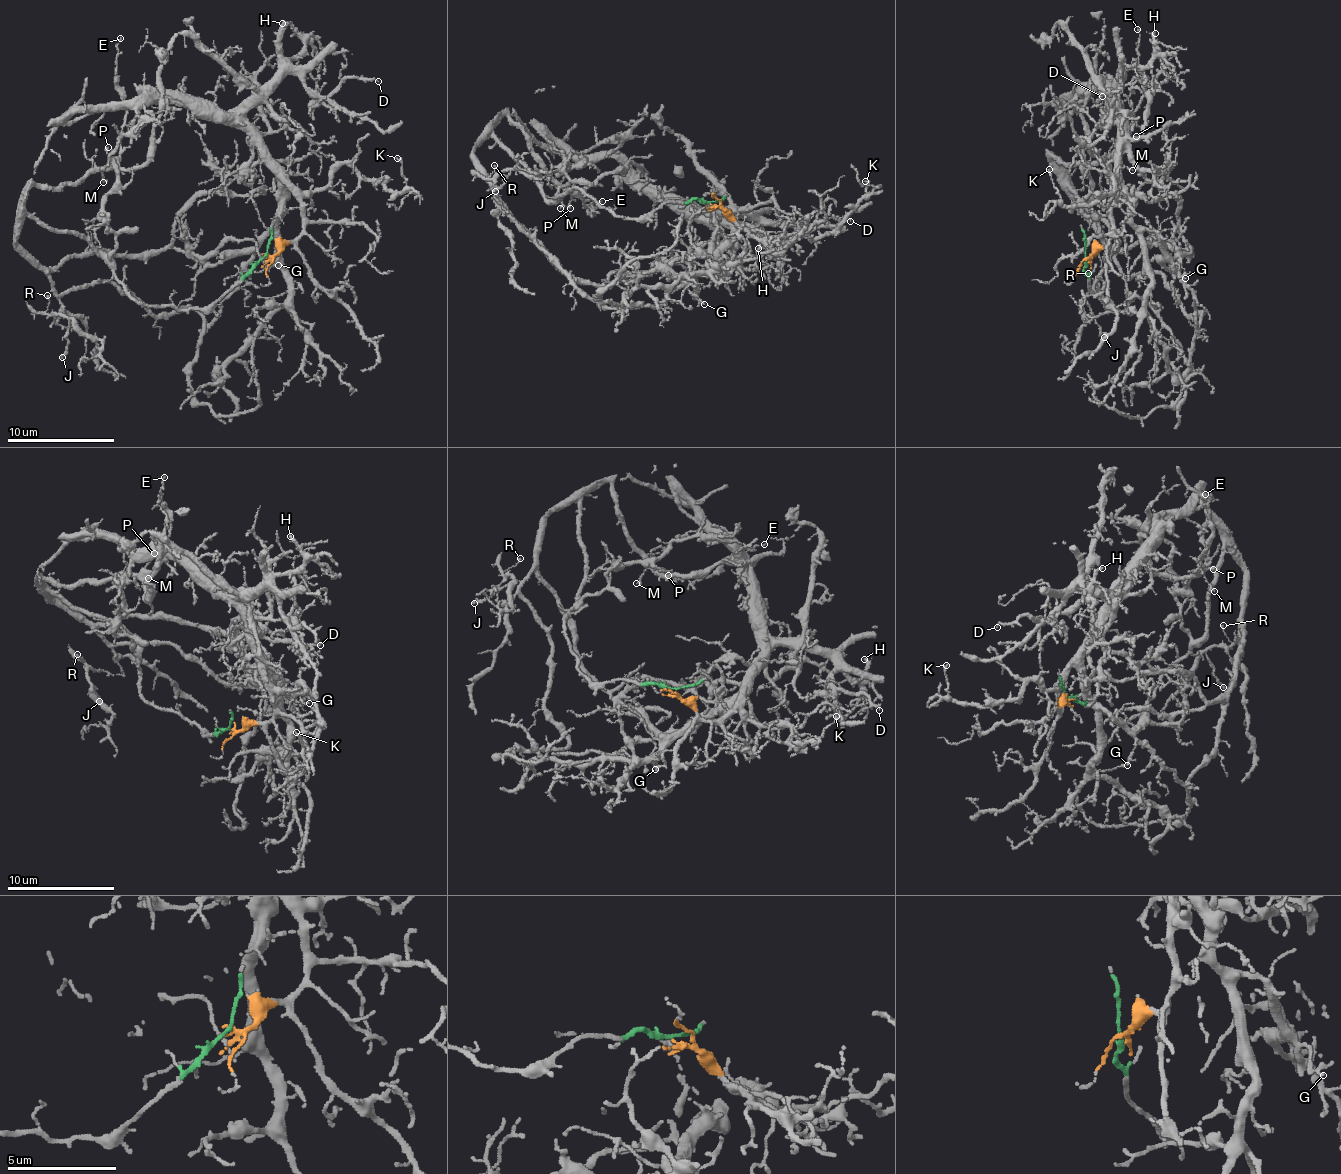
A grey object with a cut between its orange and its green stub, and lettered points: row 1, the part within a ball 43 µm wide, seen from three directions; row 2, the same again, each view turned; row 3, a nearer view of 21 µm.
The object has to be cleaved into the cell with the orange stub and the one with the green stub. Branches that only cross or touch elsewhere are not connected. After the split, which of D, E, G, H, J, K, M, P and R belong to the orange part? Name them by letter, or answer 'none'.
D, G, H, K

